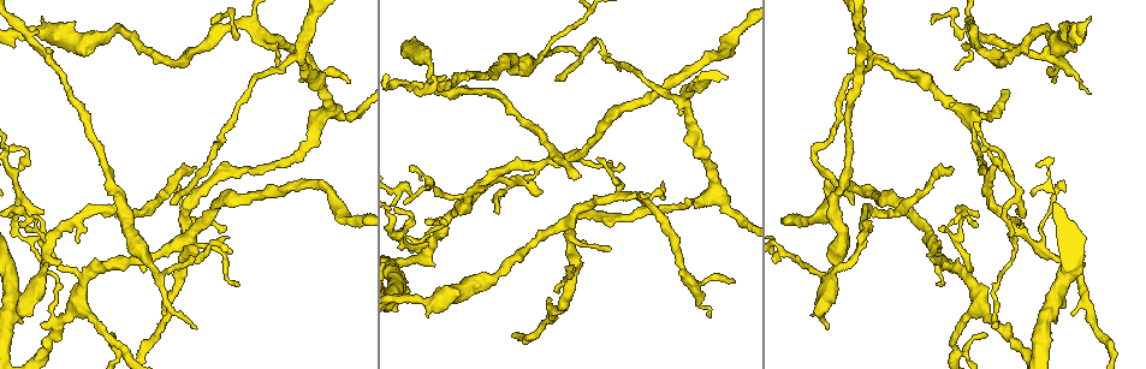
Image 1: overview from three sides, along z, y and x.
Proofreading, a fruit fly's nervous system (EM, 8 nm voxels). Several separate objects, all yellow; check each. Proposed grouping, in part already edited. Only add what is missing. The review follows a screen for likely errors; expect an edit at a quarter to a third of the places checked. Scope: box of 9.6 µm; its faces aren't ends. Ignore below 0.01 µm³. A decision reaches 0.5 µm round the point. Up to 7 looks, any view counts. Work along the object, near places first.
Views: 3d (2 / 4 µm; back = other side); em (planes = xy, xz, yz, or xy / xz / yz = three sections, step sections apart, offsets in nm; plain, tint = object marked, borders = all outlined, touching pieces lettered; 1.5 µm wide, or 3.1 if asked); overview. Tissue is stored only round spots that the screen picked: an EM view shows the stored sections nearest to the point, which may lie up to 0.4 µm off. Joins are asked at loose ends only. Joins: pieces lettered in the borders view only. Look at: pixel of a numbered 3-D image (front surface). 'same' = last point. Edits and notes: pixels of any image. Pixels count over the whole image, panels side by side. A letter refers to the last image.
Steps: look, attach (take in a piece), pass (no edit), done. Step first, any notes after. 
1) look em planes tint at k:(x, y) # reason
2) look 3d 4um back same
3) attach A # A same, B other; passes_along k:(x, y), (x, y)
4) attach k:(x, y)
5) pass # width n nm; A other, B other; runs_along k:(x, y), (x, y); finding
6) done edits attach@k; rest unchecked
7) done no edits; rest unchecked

look 3d 4um at 1:(1053, 82) # branch stops here

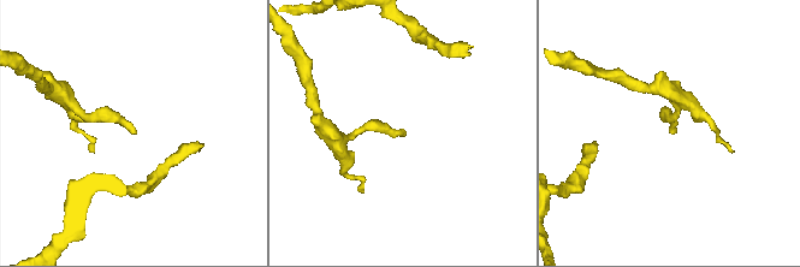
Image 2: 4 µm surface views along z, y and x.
look em xy step 8 borders at 2:(673, 134) # need the tissue

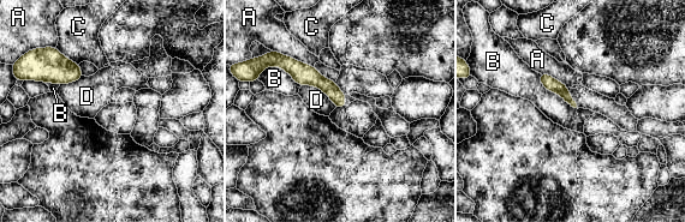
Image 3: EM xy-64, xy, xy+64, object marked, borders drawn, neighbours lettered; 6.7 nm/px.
pass # width 80 nm; A other, B other, C other, D other; border 3:(538, 73), (548, 90), (577, 107); none of them fits

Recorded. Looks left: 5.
look em xy step 4 borders at 1:(949, 168) # branch stops here

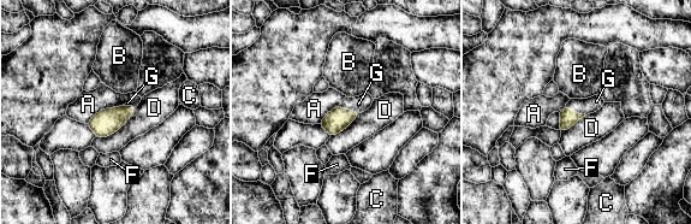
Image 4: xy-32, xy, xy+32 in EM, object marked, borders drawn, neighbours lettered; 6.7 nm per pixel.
attach G # width 110 nm; A other, B other, C other, D other, F other, G same; passes_along 4:(337, 119), (349, 110), (358, 104); it goes on there

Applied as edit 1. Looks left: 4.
look em yz step 4 borders at 1:(555, 80)

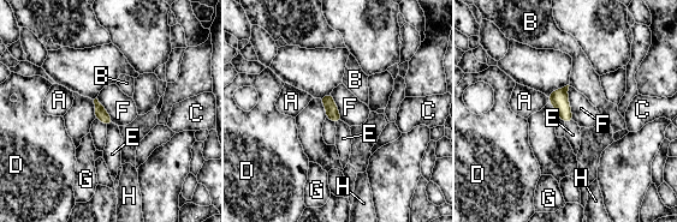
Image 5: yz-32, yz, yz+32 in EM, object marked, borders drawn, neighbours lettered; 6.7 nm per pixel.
look em planes borders same # another direction

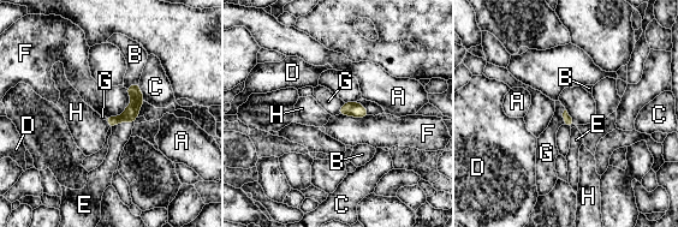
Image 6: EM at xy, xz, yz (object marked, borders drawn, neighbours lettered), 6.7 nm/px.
attach E # A other, B other, C other, D other, E same, F other, G other, H other; the neuron continues

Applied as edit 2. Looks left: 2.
done edits attach@4, attach@6; rest unchecked

